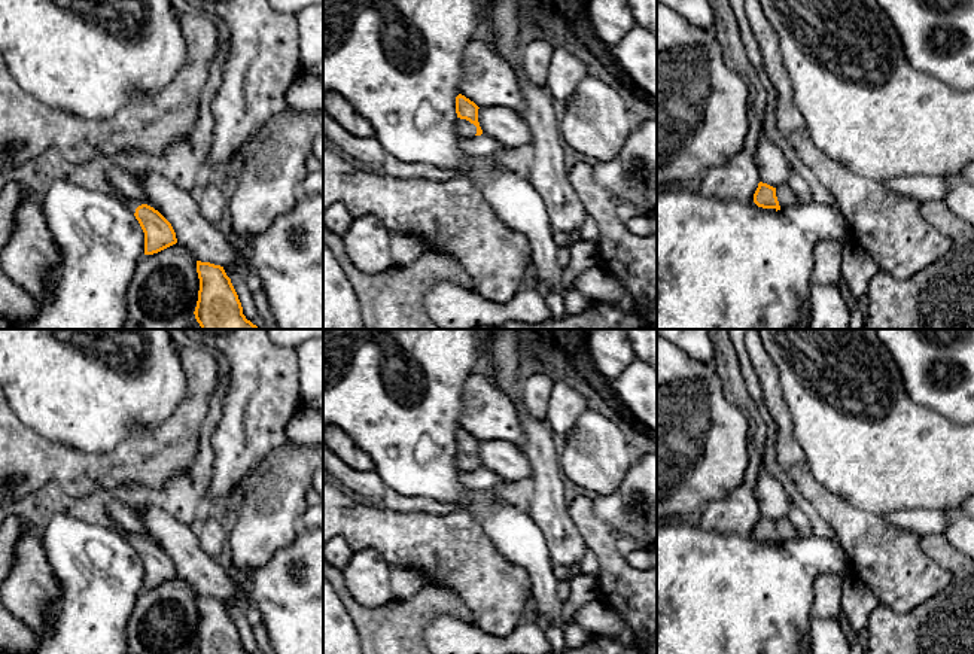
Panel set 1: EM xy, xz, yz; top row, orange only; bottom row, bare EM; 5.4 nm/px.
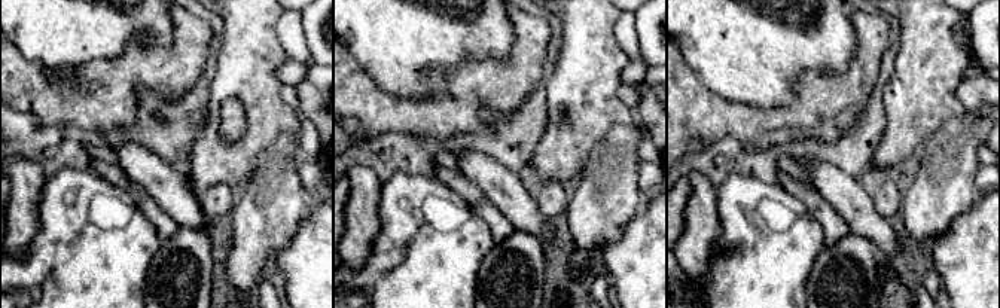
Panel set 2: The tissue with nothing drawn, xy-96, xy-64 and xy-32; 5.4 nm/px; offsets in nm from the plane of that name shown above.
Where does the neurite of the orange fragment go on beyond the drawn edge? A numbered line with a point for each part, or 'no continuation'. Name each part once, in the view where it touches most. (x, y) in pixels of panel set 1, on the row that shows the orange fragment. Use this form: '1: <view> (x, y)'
1: xz (466, 130)

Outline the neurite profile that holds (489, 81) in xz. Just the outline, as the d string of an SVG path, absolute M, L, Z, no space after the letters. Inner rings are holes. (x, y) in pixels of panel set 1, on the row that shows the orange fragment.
M483 34L465 48L459 91L478 107L508 107L518 113L526 109L515 67Z

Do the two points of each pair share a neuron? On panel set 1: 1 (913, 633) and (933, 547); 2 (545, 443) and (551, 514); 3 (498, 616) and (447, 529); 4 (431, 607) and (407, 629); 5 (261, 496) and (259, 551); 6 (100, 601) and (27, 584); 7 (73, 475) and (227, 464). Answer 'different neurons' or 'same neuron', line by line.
1: same neuron
2: same neuron
3: same neuron
4: same neuron
5: same neuron
6: different neurons
7: different neurons

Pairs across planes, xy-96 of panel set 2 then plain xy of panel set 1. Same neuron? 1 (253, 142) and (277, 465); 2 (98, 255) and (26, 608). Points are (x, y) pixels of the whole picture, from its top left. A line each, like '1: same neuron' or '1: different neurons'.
1: different neurons
2: different neurons

